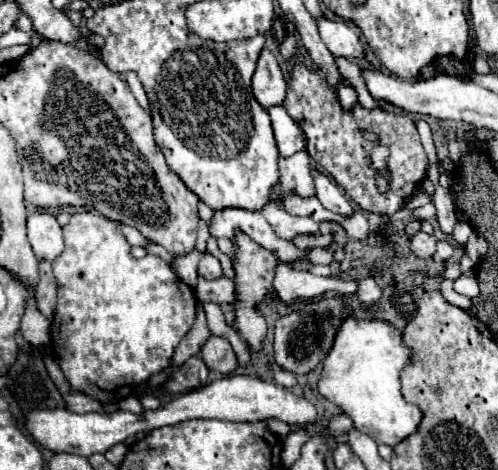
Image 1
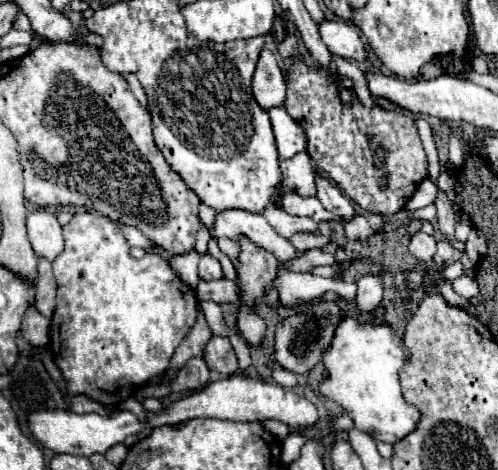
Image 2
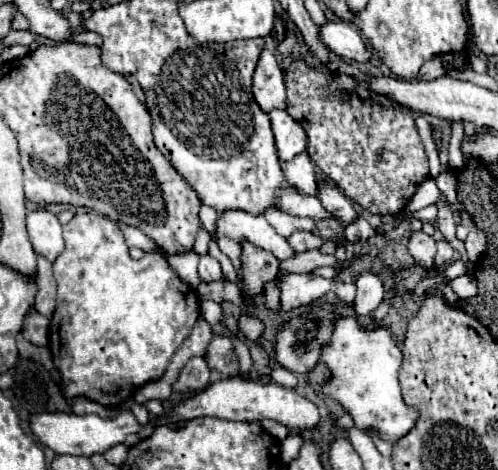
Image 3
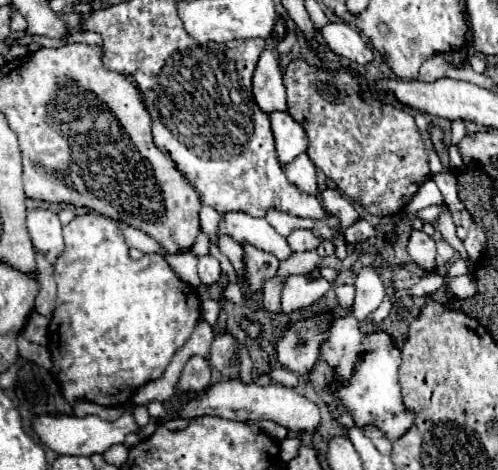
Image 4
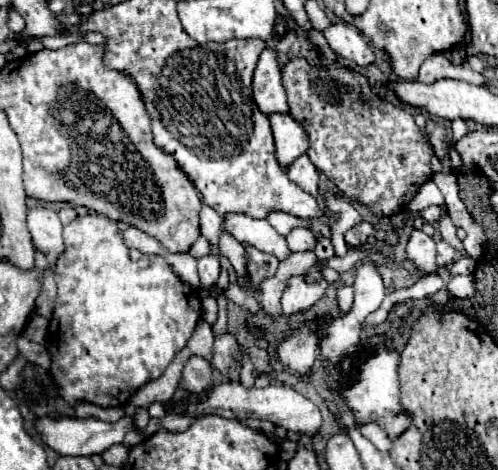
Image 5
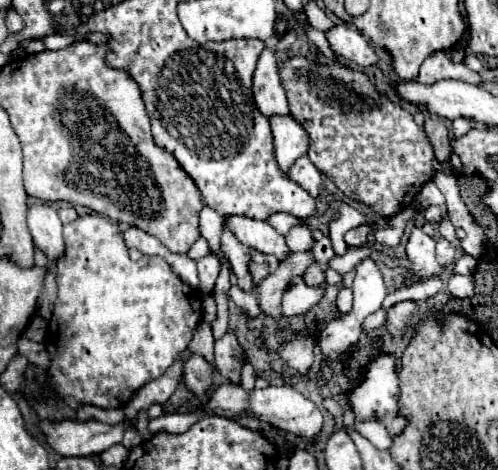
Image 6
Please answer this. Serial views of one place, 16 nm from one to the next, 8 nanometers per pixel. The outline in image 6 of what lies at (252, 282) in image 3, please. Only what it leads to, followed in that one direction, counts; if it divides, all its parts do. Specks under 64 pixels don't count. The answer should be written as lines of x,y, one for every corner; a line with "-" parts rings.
252,252
252,262
250,262
250,272
254,276
254,284
258,284
262,278
272,274
278,268
280,260
276,256
268,256
262,252

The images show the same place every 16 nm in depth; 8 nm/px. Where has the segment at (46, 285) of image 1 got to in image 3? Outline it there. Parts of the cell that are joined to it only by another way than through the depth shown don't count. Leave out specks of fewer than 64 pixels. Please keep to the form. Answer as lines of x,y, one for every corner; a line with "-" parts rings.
38,256
38,294
34,308
42,316
50,318
54,306
56,306
56,282
52,274
52,264
44,256

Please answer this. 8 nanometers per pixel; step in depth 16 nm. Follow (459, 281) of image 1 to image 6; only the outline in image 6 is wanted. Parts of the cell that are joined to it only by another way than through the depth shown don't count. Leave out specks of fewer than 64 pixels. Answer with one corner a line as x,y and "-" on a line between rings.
452,274
450,282
448,282
448,290
456,298
470,298
470,296
474,296
474,278

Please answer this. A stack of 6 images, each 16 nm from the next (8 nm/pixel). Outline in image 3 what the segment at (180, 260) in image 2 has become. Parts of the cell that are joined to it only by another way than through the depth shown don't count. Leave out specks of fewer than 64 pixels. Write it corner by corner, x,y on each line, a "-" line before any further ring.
184,252
184,254
172,254
166,256
168,264
172,266
172,270
180,276
180,280
184,280
186,284
190,284
192,288
196,288
200,284
196,266
198,266
198,256
194,252

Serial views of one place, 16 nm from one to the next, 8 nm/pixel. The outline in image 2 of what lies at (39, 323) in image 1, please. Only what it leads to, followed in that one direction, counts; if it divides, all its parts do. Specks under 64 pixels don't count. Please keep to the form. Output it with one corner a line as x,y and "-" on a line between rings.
32,304
28,308
28,312
24,314
24,320
22,320
22,336
30,344
48,344
50,342
50,338
48,338
48,326
50,326
50,320
44,318
34,308
34,304

